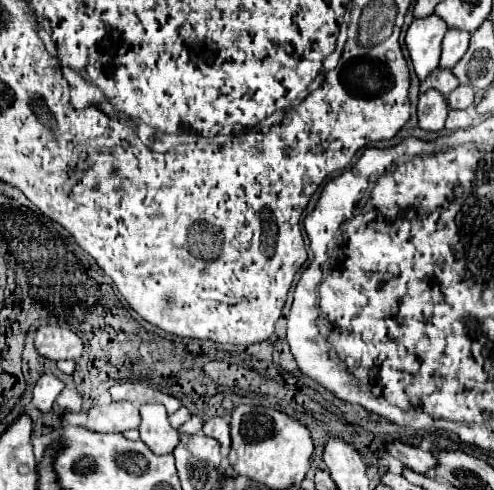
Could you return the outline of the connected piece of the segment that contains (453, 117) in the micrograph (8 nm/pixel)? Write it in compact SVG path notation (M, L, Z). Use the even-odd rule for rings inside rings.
M449 110L449 118L445 122L447 130L459 130L459 128L469 128L473 124L473 116L469 110Z

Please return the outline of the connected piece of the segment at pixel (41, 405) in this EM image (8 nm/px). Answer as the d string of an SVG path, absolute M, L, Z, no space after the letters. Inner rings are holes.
M43 374L35 388L33 388L33 404L41 410L41 412L49 412L55 398L59 396L59 392L65 388L65 382L59 380L53 374Z

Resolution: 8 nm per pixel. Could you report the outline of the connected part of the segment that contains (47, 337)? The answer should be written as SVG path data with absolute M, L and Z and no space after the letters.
M41 326L35 332L35 348L49 360L77 360L83 352L83 342L75 332L61 326Z

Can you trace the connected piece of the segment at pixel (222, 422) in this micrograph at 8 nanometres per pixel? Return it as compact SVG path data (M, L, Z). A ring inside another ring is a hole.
M211 418L211 420L207 420L205 426L203 426L203 434L215 438L221 444L223 454L229 452L231 438L229 438L229 422L225 418Z

